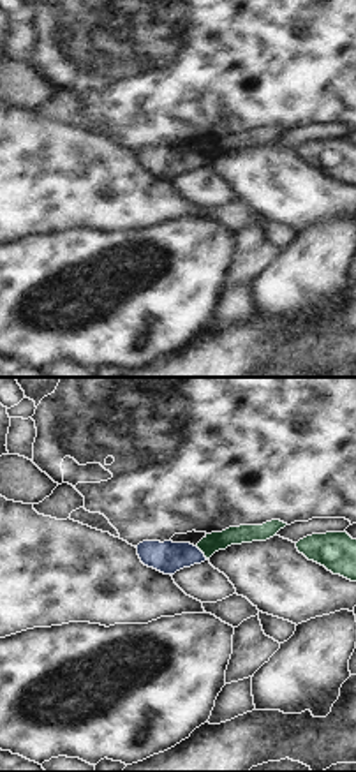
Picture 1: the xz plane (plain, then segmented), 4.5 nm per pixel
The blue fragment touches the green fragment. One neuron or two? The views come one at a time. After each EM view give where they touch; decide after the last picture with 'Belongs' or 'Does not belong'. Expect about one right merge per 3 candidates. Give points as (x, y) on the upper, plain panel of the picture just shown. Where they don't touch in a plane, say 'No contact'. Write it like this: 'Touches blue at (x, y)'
Touches blue at (201, 157).

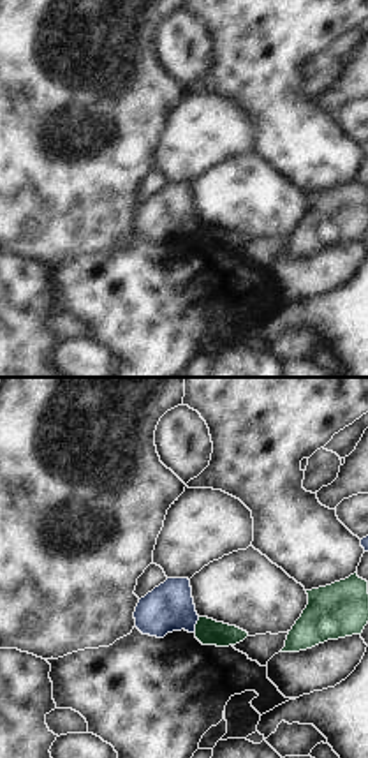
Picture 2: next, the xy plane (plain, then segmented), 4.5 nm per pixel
Touches blue at (196, 228).

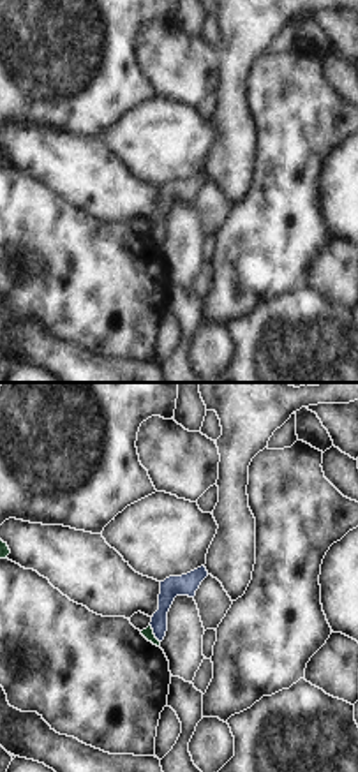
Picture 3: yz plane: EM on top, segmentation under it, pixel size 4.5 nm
Touches blue at (154, 238).

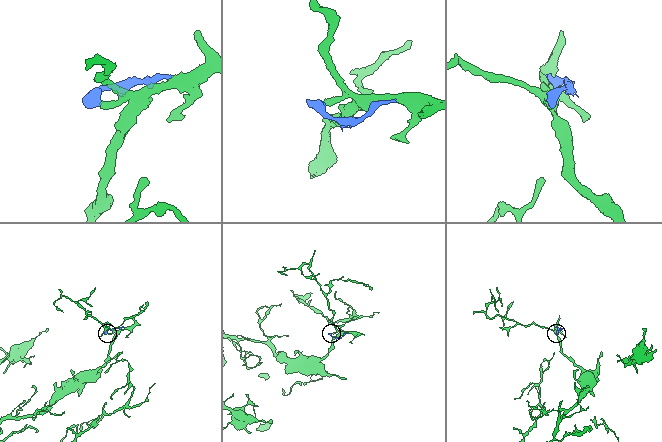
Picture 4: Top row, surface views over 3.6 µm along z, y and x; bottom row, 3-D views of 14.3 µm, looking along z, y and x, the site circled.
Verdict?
Does not belong.

